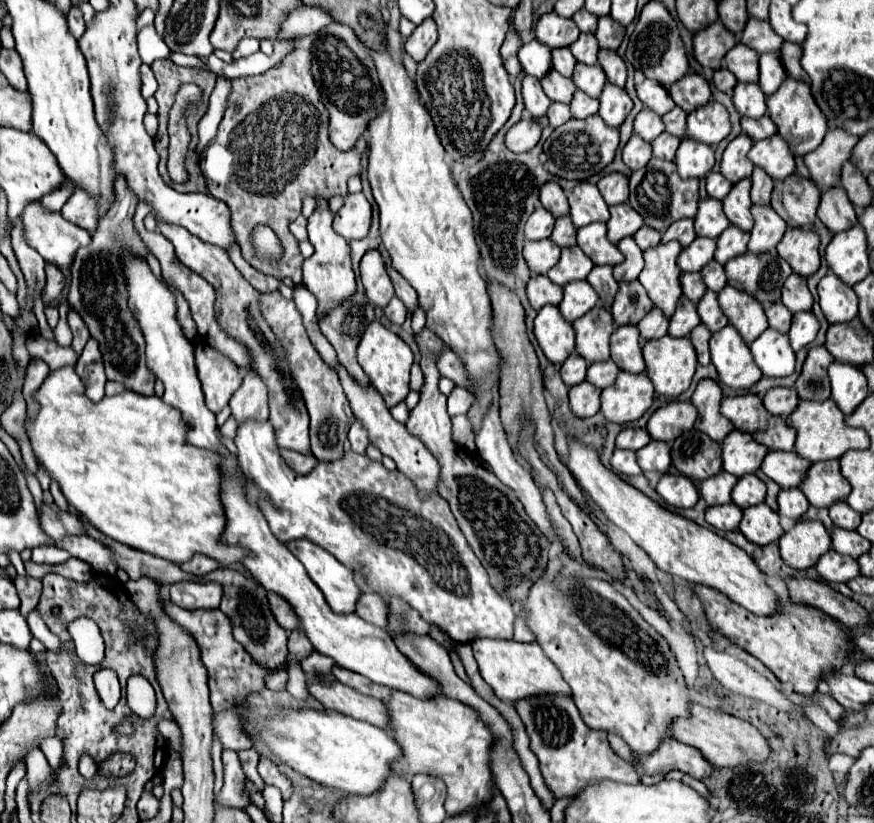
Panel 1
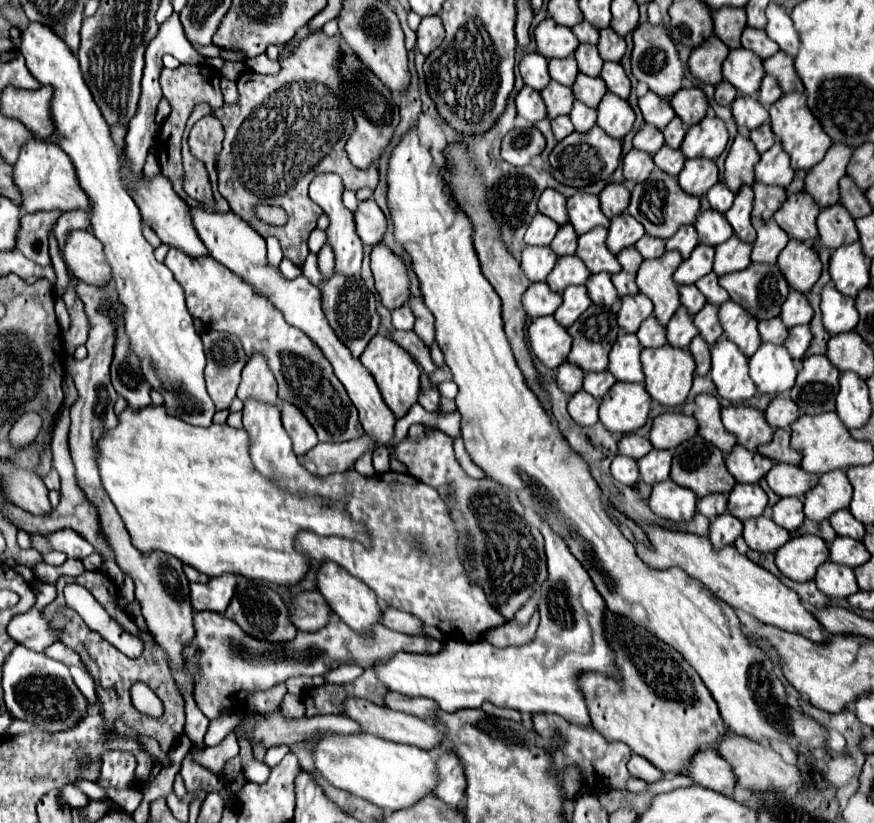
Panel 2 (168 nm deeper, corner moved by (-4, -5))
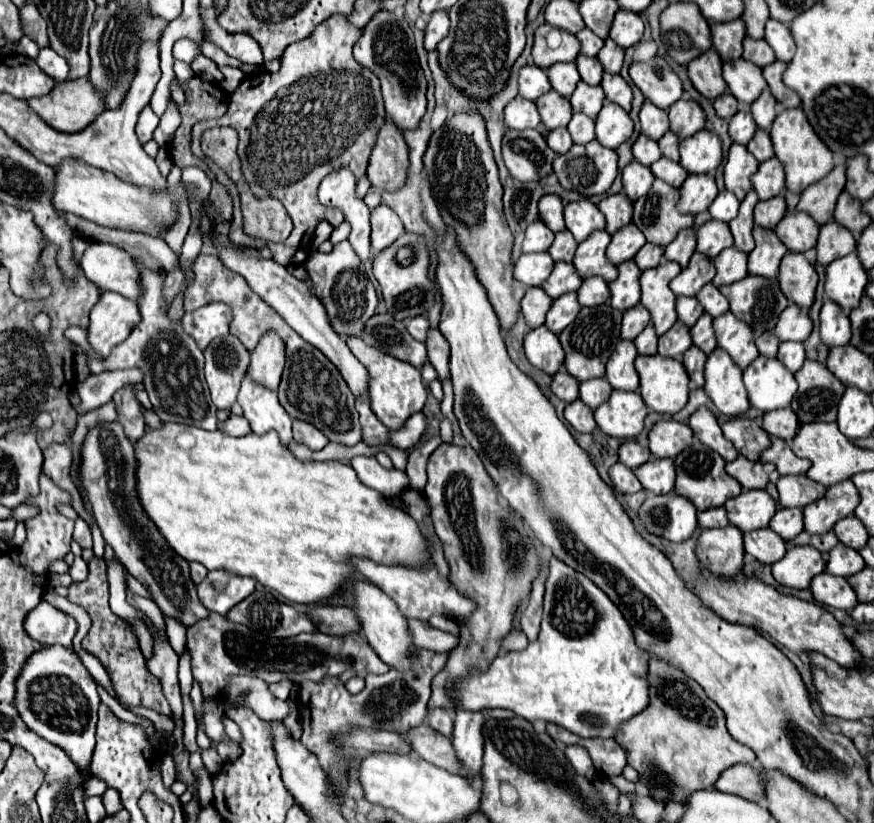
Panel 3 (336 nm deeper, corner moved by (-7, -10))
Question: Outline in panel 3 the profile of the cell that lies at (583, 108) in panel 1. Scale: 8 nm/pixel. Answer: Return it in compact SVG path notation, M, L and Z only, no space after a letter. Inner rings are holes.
M573 113L567 129L569 129L571 137L573 137L573 143L587 145L589 141L595 139L595 121L585 117L583 113Z

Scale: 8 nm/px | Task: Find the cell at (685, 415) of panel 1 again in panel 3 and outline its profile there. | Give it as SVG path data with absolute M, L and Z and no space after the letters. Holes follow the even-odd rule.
M657 421L649 431L649 451L653 457L677 457L679 451L693 443L693 431L685 423Z

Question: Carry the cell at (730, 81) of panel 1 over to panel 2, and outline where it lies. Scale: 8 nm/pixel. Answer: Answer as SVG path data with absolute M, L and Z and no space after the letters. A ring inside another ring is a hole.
M722 80L718 86L716 86L716 102L722 104L722 106L730 106L736 98L738 90L732 88L732 84L728 84L726 80Z

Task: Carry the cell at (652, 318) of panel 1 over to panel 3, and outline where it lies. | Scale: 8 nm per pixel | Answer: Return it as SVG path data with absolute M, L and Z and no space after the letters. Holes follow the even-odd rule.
M649 323L637 337L635 337L635 347L639 355L655 355L657 353L657 333L653 325Z

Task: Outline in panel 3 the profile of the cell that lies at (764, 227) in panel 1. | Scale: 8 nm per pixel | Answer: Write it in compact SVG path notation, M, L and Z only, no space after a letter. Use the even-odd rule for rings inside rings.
M755 227L753 229L755 249L749 253L747 259L747 271L751 275L761 275L767 279L775 279L779 271L779 261L787 253L787 247L775 237L771 229Z

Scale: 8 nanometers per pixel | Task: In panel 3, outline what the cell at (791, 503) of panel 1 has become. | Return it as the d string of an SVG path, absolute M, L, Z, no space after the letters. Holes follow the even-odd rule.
M779 509L769 527L785 541L795 539L803 531L803 509Z

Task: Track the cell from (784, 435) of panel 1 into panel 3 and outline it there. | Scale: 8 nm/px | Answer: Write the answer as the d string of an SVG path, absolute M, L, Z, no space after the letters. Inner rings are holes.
M771 437L771 447L761 453L759 461L773 463L779 475L803 475L811 467L811 461L795 457L791 447L783 439L777 439L777 437Z

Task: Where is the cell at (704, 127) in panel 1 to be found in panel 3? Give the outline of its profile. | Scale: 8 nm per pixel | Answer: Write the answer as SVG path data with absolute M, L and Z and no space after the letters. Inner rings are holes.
M699 131L693 137L687 137L679 145L681 165L687 173L703 175L713 173L721 163L721 141L713 131Z

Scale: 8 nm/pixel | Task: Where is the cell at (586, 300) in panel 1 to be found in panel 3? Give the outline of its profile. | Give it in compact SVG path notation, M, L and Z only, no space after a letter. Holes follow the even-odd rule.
M567 293L567 295L555 299L551 303L551 309L547 311L545 327L551 329L553 333L561 333L577 317L579 309L581 309L581 305L579 305L575 293Z

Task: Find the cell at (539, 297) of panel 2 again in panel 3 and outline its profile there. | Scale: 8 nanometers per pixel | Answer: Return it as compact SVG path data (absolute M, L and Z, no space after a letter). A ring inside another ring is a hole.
M527 287L525 297L521 299L521 313L531 329L543 325L545 313L549 311L551 303L553 299L547 297L547 293L543 293L541 287Z

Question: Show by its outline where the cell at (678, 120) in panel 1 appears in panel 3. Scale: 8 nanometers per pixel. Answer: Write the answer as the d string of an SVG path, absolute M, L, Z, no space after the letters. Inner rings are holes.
M667 131L667 133L659 139L659 149L661 149L663 157L667 157L667 159L671 159L671 161L679 161L679 151L677 151L677 147L679 147L679 137L675 137L675 133L671 133L671 131Z

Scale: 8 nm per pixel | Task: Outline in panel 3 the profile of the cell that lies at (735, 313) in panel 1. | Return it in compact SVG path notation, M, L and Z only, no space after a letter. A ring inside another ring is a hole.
M725 313L713 319L713 329L717 337L717 345L729 353L729 357L745 369L759 355L755 349L755 337L747 323L739 321L733 313Z

